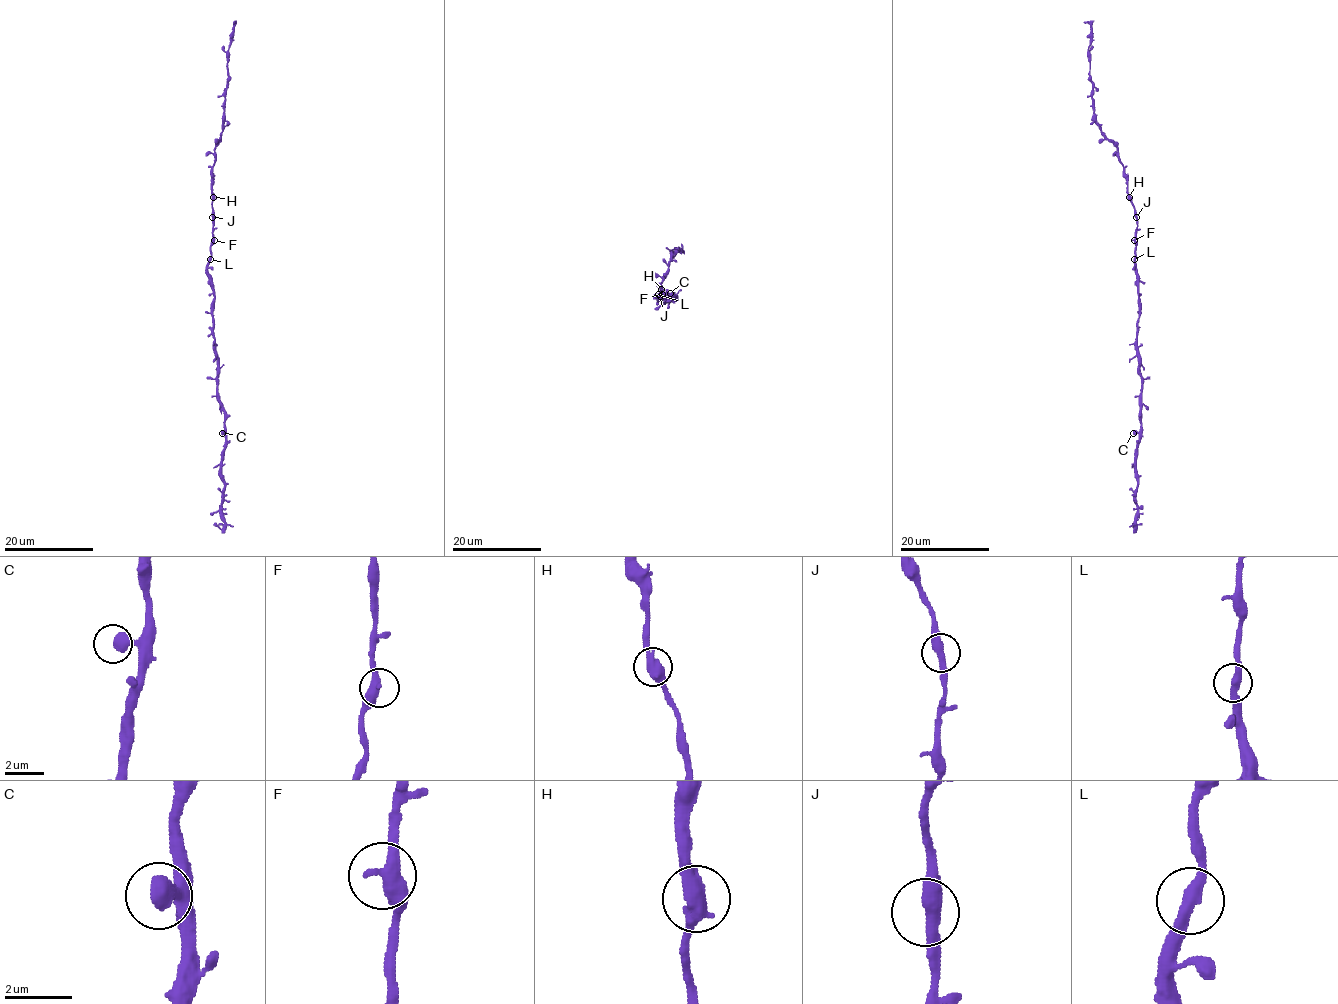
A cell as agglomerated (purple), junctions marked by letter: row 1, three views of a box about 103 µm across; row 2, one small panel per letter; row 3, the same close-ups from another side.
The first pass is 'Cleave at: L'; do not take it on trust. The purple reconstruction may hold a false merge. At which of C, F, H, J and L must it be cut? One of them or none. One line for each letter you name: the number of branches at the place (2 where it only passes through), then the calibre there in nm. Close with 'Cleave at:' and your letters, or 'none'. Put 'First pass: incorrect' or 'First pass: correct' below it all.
Cleave at: none
First pass: incorrect

